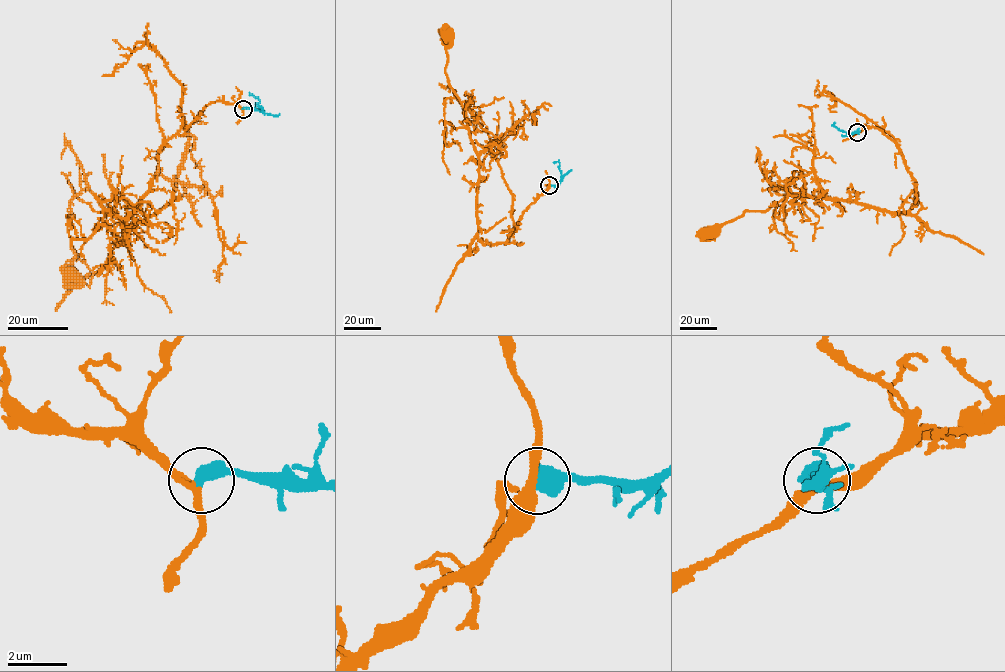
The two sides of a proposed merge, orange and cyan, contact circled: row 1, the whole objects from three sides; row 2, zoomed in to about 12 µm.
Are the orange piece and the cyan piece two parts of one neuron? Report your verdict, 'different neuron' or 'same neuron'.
same neuron

